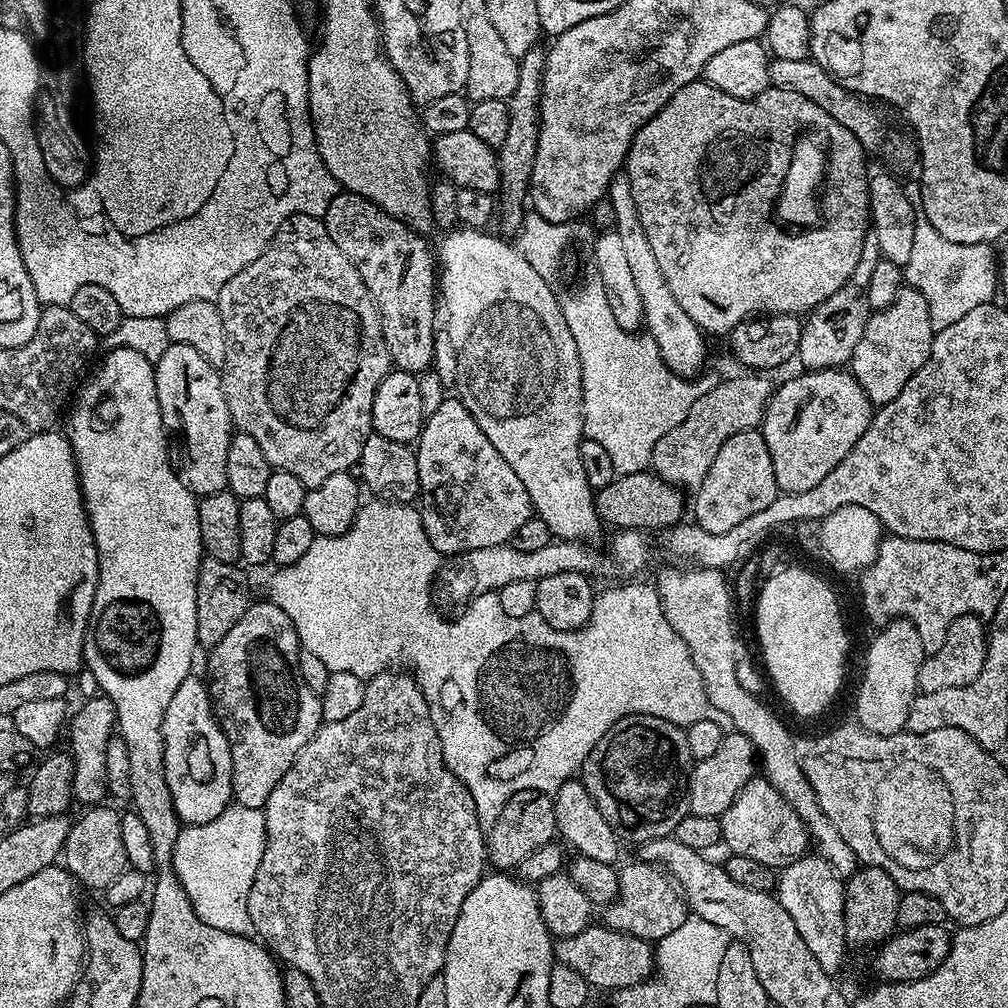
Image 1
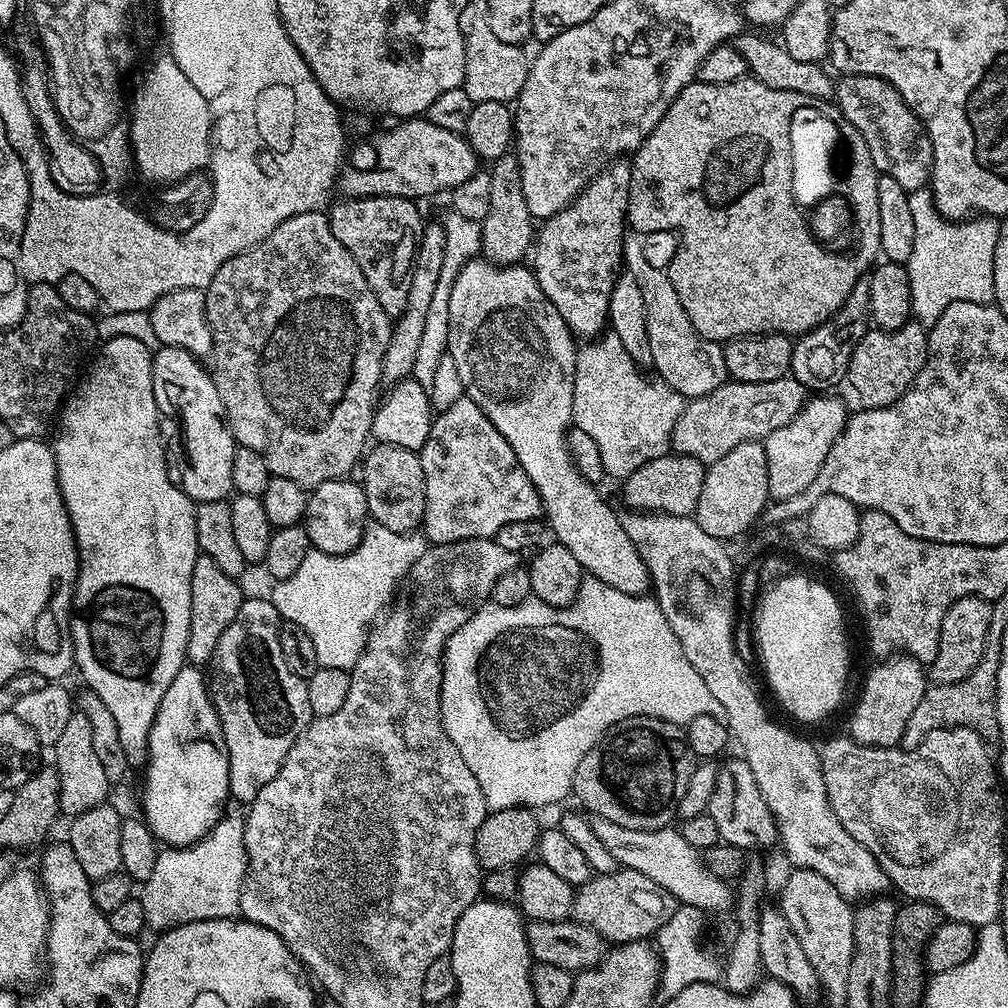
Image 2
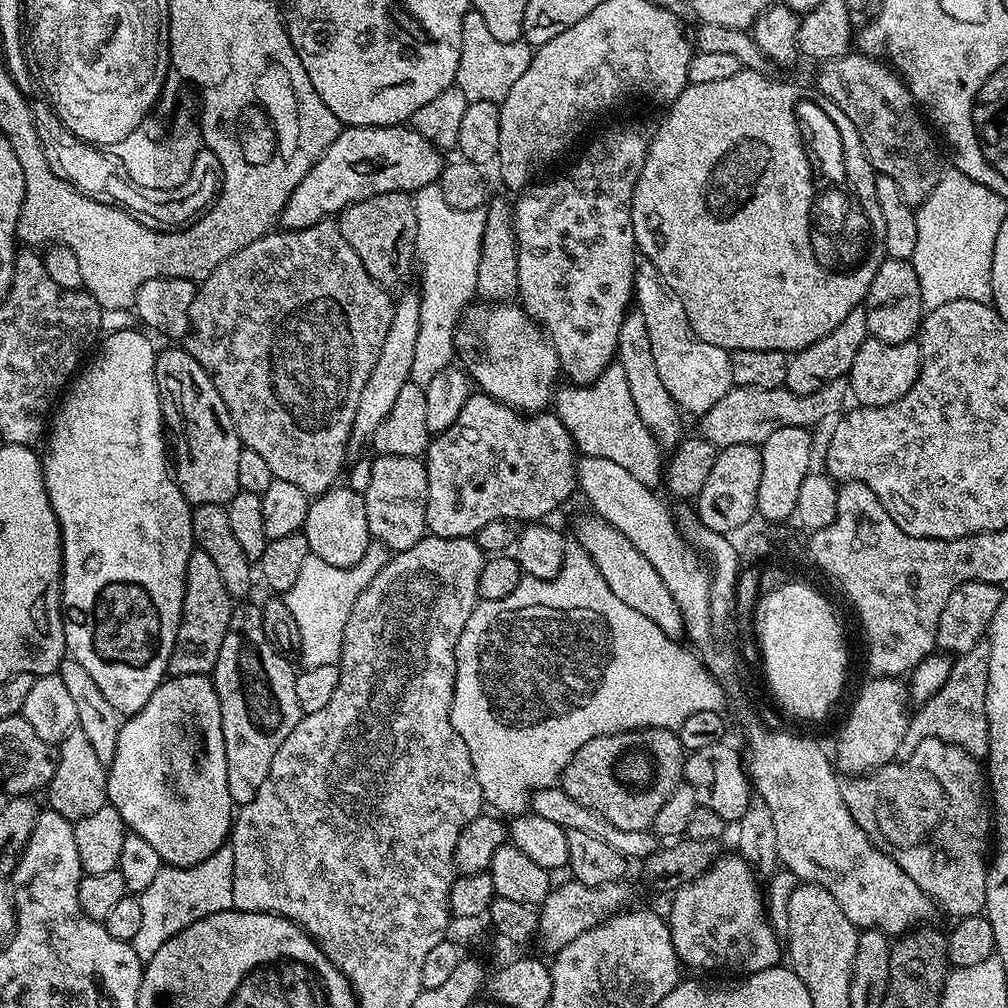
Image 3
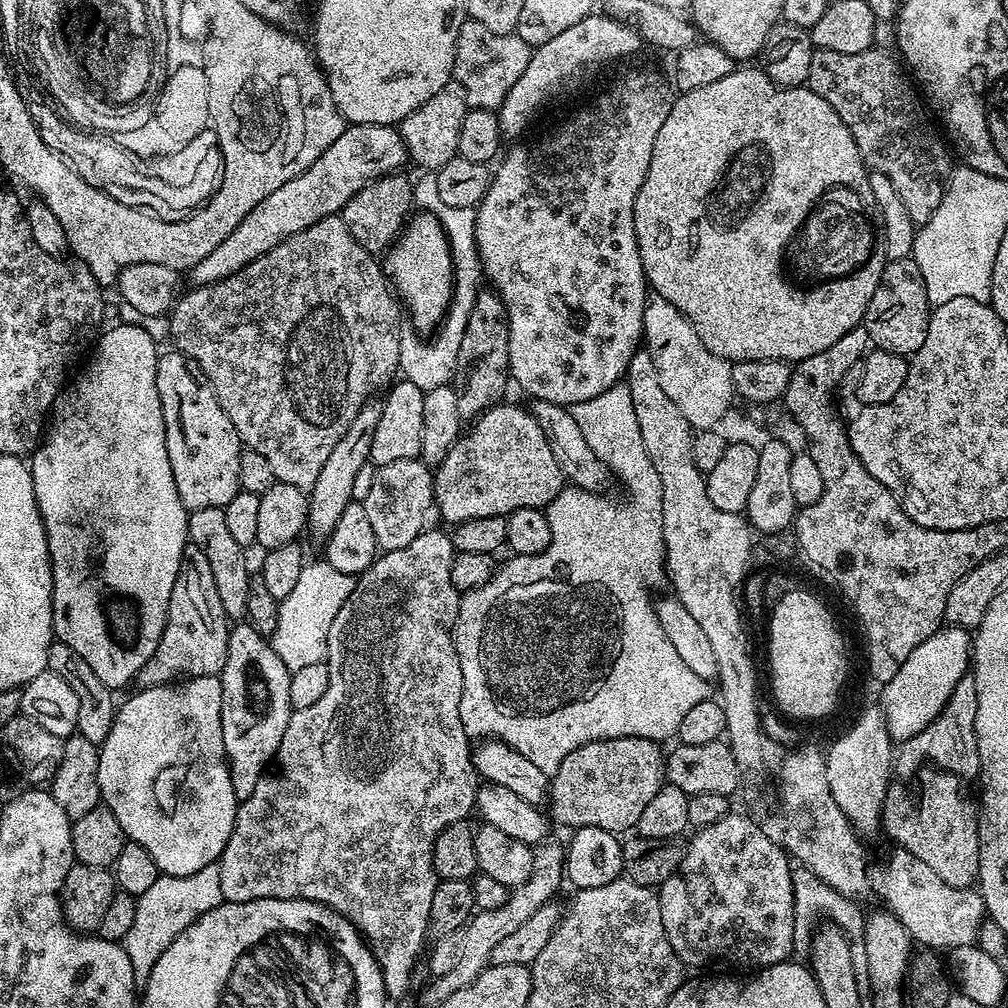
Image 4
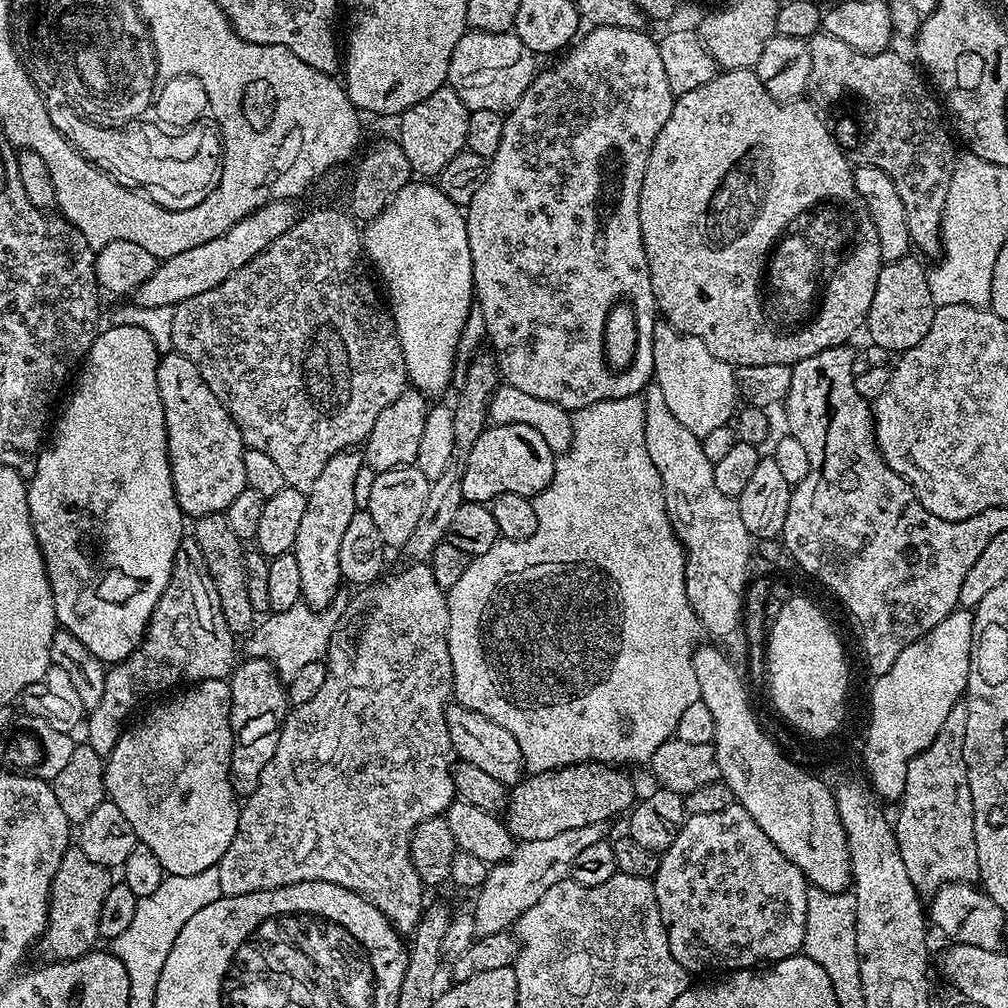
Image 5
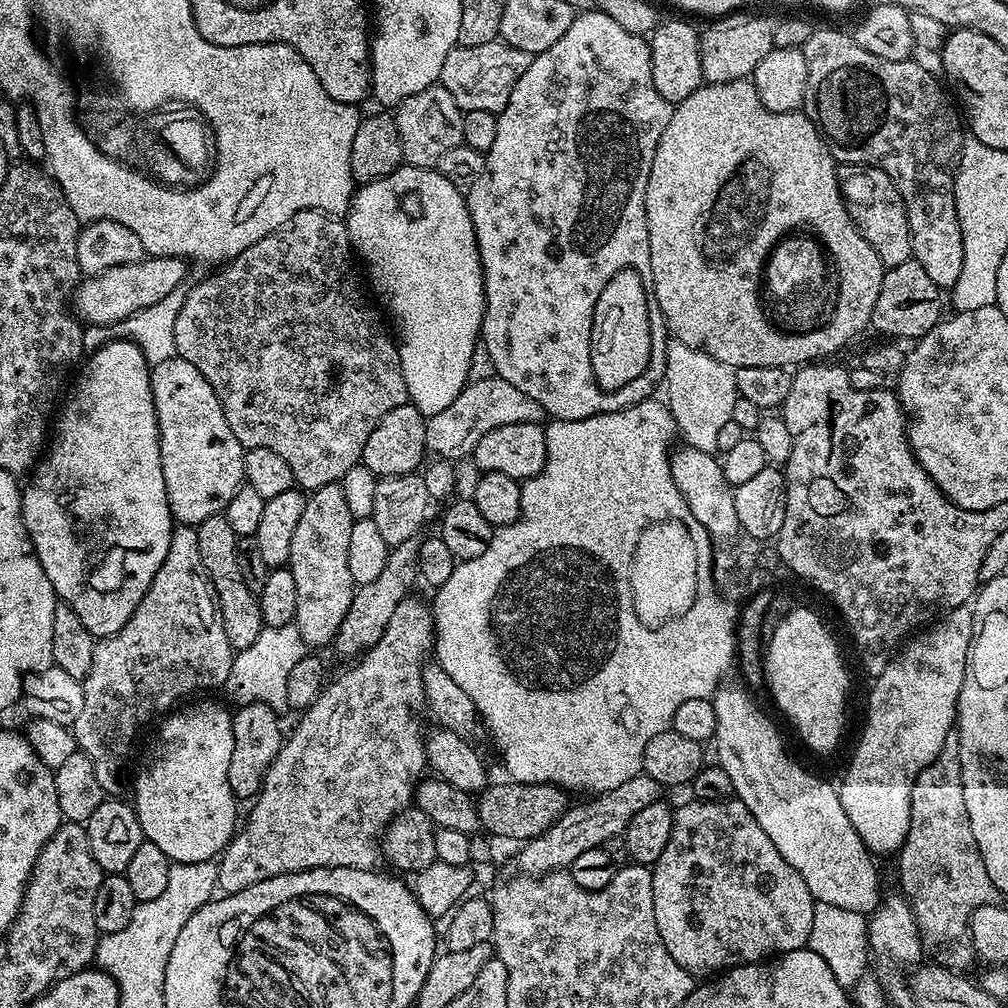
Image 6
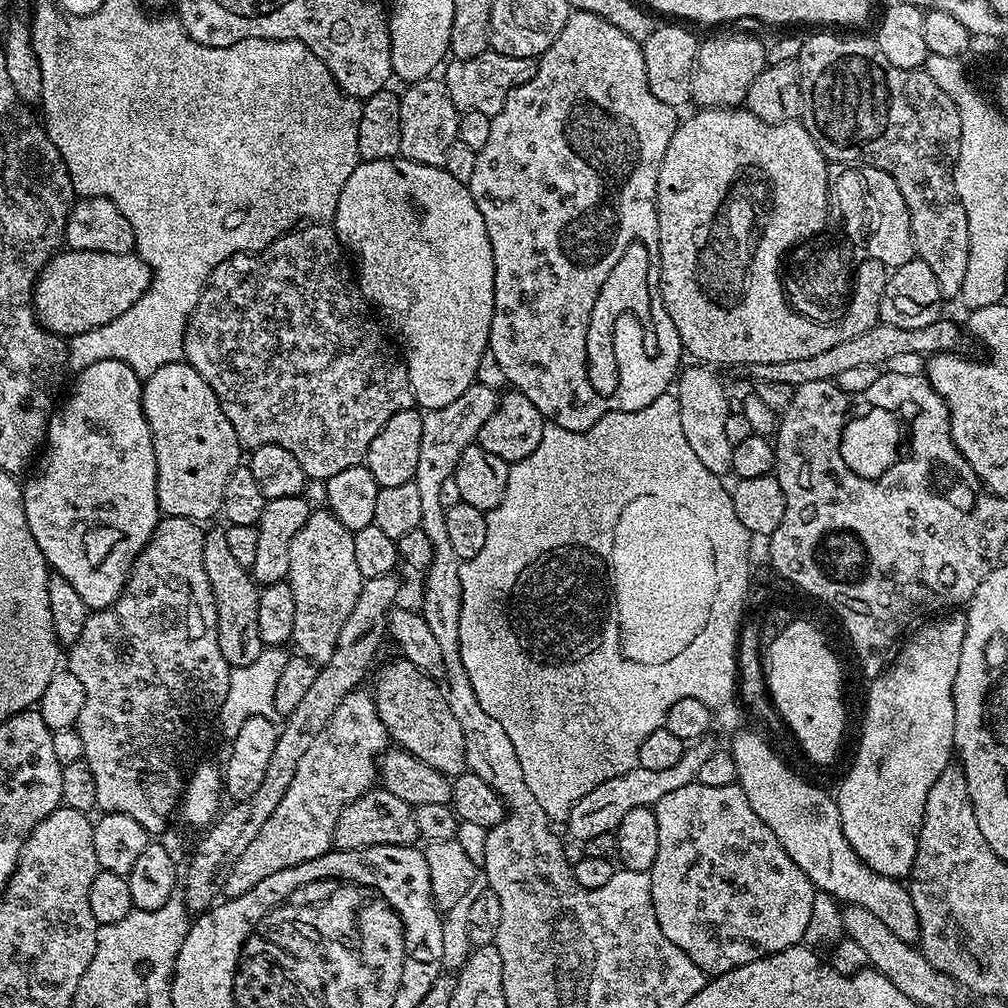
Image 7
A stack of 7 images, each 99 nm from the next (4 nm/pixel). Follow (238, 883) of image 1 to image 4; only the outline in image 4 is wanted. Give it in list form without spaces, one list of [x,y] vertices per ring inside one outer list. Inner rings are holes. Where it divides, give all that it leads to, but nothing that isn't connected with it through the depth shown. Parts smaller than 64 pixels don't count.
[[[219,863],[202,866],[202,870],[187,874],[161,874],[136,901],[134,922],[123,940],[126,954],[130,958],[130,966],[134,966],[134,978],[137,985],[143,986],[150,978],[150,970],[154,970],[154,962],[190,926],[190,922],[197,920],[206,910],[214,910],[225,903],[222,894],[222,874]]]

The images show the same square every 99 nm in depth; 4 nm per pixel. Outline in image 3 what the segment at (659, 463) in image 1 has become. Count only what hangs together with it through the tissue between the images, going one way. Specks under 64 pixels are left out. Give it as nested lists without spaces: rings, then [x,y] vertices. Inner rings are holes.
[[[839,376],[828,380],[818,390],[809,395],[796,395],[786,386],[774,390],[762,390],[761,387],[733,387],[726,397],[710,406],[699,417],[699,435],[707,439],[717,448],[726,445],[764,443],[777,430],[786,429],[787,426],[799,428],[814,428],[814,425],[826,418],[837,417],[844,409],[845,402],[849,401],[851,384],[847,376]]]

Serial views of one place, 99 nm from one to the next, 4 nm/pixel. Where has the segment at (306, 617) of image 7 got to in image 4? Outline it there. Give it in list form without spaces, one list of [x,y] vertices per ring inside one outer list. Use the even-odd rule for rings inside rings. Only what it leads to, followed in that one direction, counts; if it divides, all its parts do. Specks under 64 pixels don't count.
[[[373,398],[360,407],[346,434],[338,438],[334,450],[330,450],[330,458],[326,458],[326,463],[322,466],[322,471],[318,474],[308,498],[306,532],[309,537],[312,535],[314,539],[320,540],[319,542],[327,541],[334,526],[338,526],[338,518],[342,518],[342,510],[346,510],[346,506],[353,503],[354,481],[358,470],[362,470],[362,466],[370,463],[370,442],[374,438],[378,418],[382,418],[382,403],[379,399]]]

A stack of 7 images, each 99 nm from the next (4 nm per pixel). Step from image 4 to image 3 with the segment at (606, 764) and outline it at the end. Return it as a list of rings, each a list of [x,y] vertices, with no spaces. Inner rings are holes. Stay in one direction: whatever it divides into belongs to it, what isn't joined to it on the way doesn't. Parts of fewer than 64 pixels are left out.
[[[642,728],[590,738],[564,767],[562,787],[574,802],[602,814],[618,830],[649,831],[658,810],[684,780],[684,757],[679,735],[671,728]]]

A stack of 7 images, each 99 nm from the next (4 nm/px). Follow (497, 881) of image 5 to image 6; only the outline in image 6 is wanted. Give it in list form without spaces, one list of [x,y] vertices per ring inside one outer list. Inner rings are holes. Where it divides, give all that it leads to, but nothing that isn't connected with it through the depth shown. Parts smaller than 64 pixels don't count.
[[[641,772],[621,786],[602,793],[597,793],[588,802],[571,805],[565,809],[558,822],[544,832],[535,836],[532,840],[525,841],[518,854],[518,869],[525,875],[537,876],[547,872],[567,869],[575,858],[583,851],[603,847],[606,840],[612,836],[623,834],[628,828],[630,819],[638,814],[651,802],[656,802],[663,795],[663,785]]]

